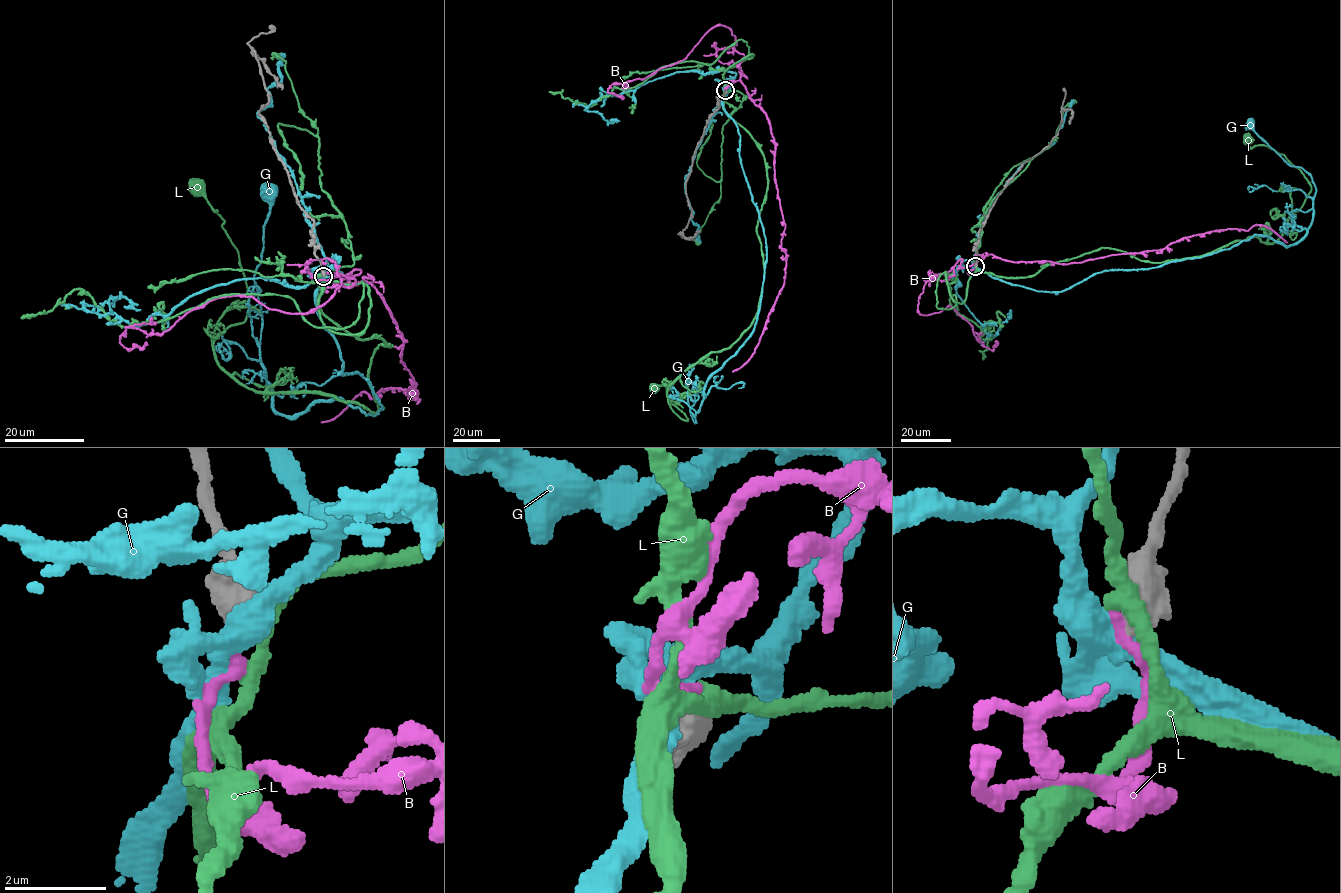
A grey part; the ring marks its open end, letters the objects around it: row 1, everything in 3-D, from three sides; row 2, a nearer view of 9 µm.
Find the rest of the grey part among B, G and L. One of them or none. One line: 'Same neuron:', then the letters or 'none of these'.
Same neuron: none of these

